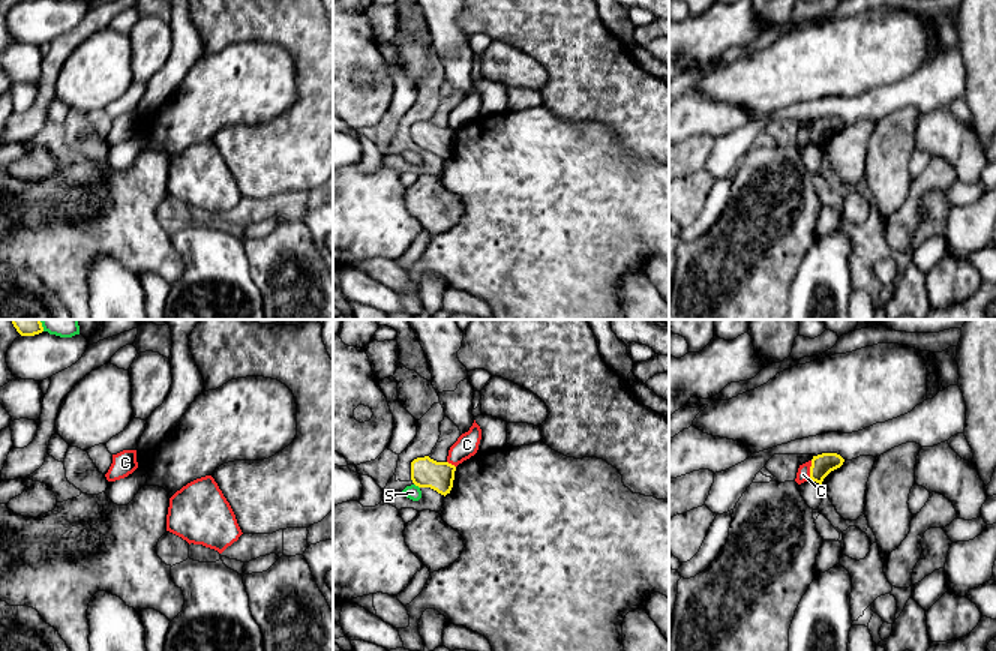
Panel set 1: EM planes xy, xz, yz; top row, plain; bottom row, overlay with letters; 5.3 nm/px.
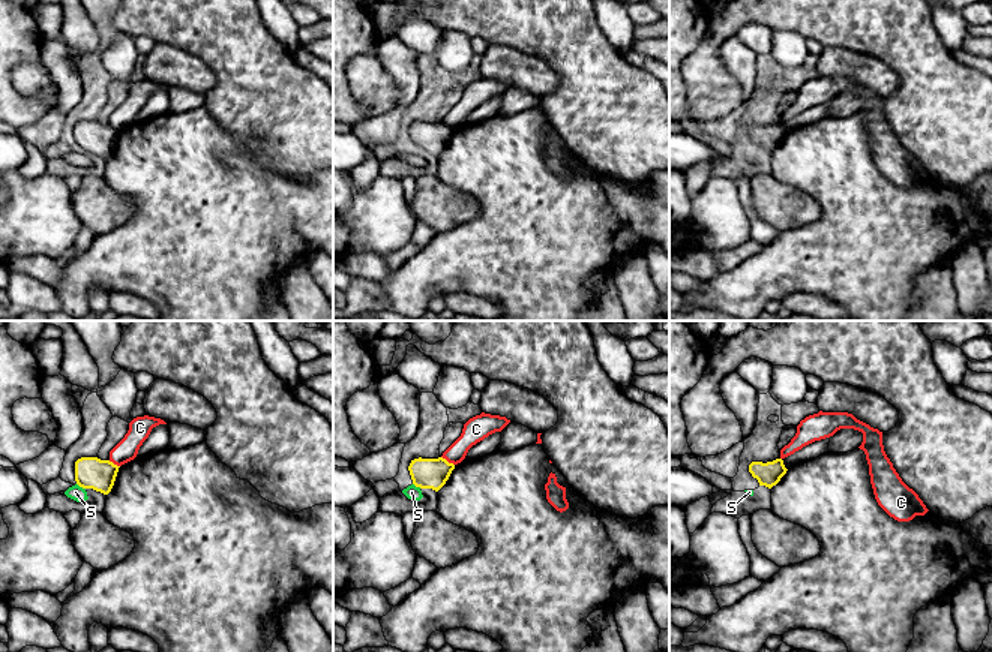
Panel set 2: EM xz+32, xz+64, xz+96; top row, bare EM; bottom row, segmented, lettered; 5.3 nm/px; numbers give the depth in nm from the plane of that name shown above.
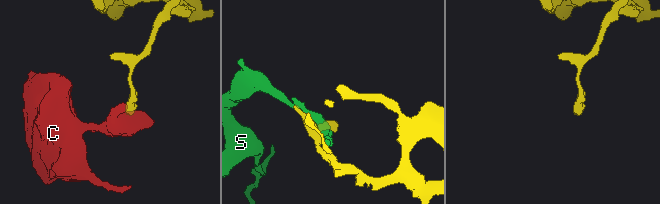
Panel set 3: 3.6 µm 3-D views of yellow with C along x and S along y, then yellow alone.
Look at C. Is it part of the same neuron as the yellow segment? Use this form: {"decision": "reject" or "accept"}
{"decision": "reject"}

